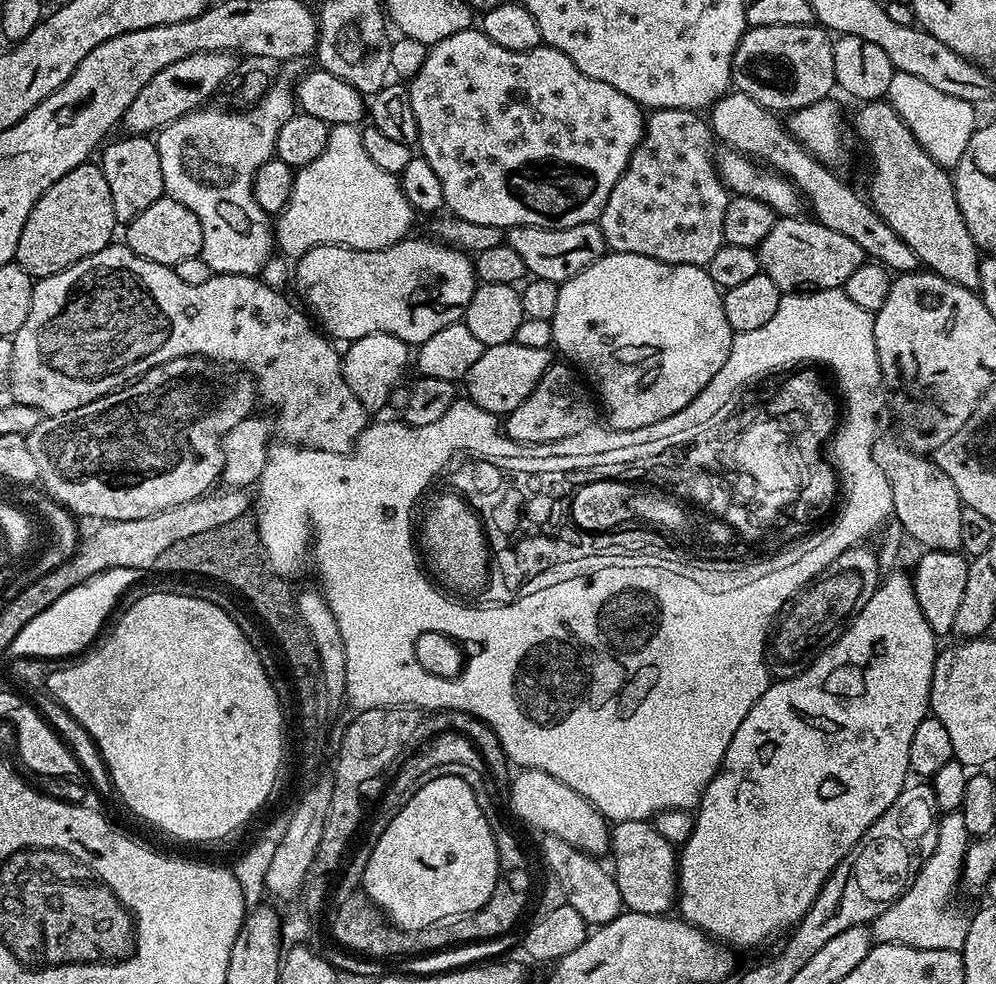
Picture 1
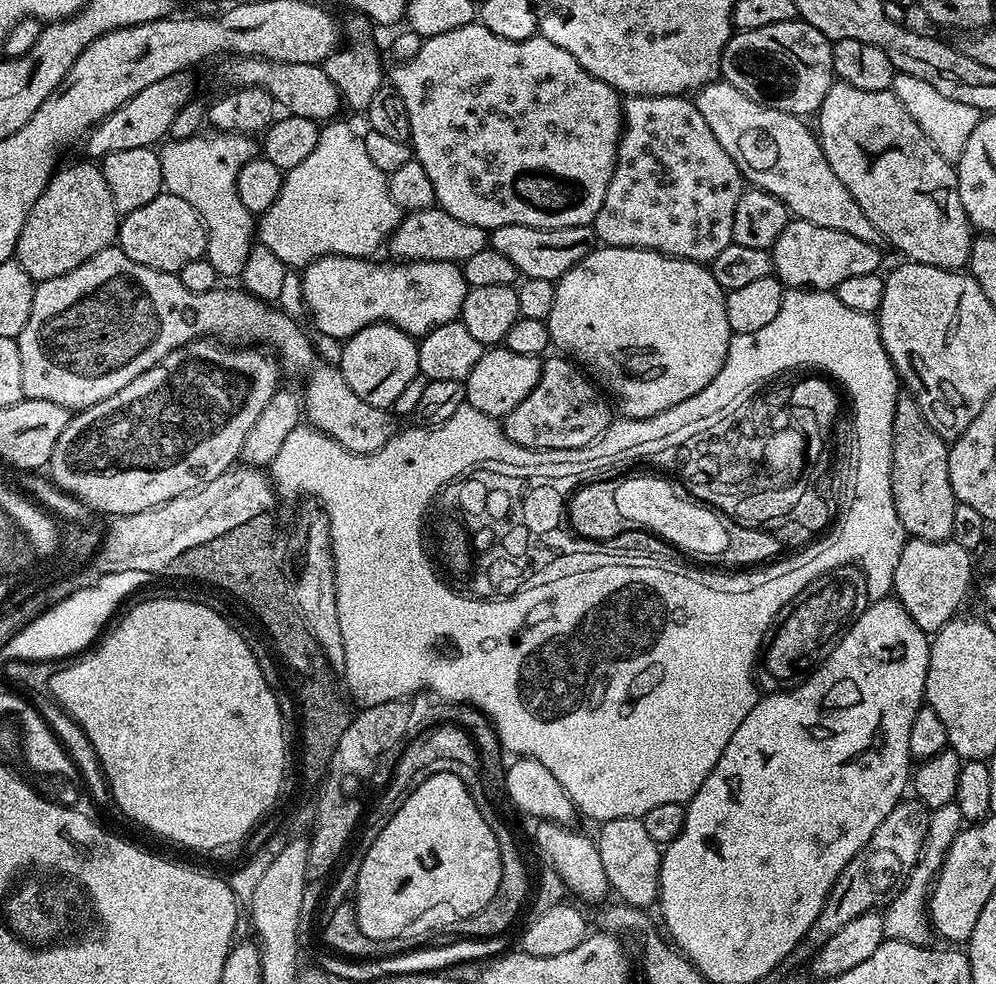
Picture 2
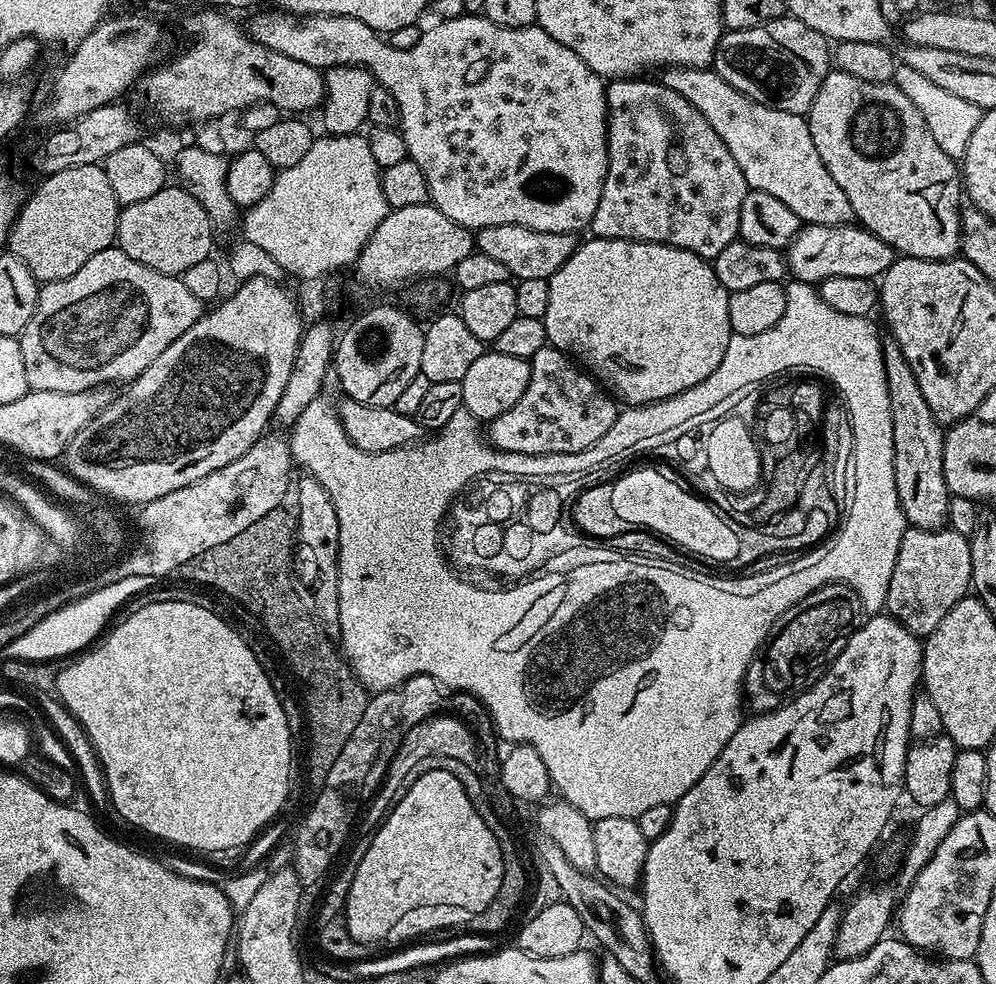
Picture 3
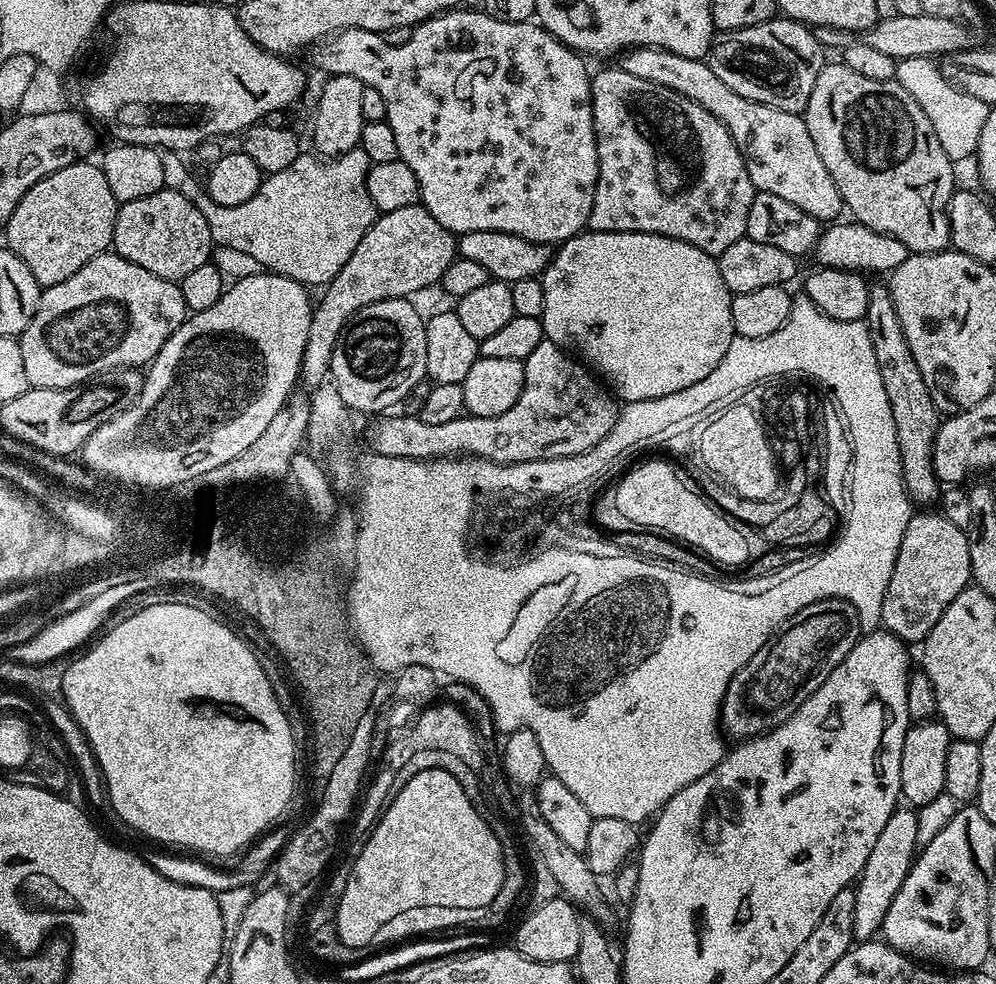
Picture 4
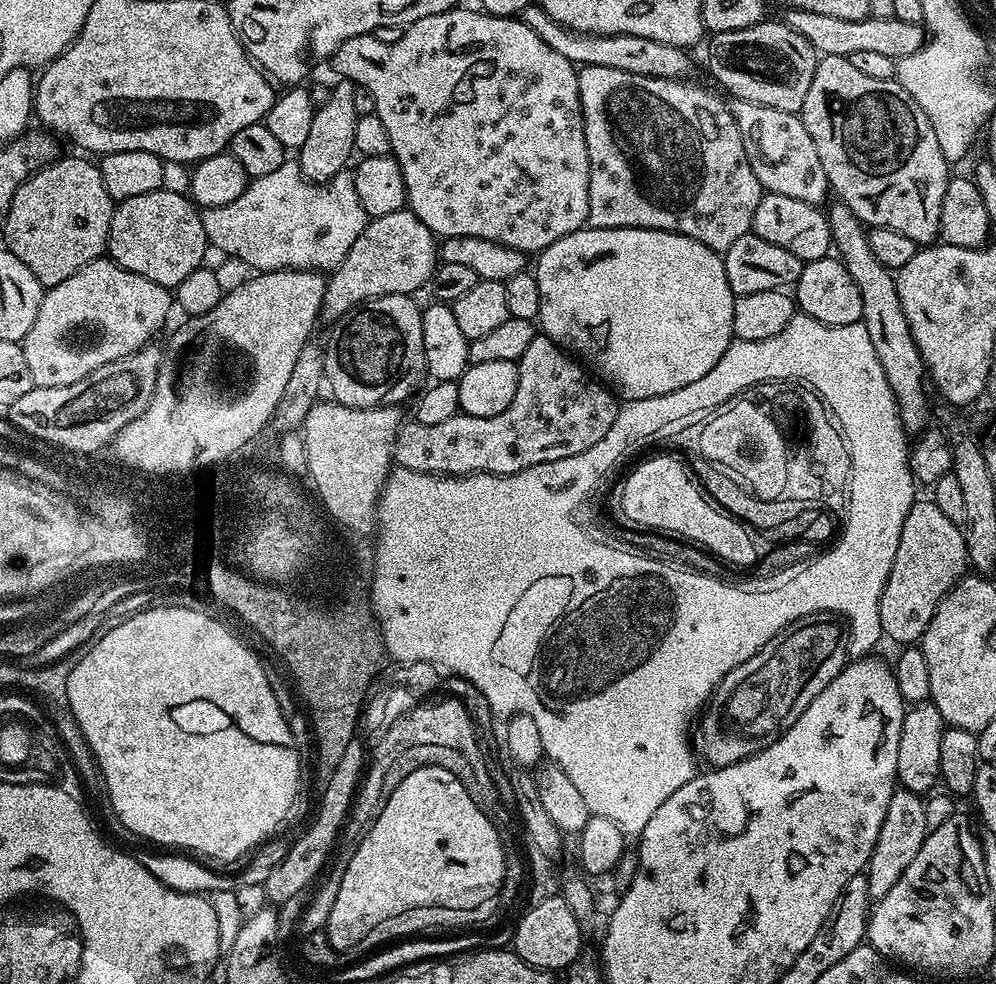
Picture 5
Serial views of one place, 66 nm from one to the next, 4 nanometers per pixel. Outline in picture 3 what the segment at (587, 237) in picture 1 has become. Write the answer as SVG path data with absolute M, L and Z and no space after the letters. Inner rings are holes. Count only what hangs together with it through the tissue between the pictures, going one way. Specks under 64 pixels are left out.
M517 224L486 226L475 229L474 232L475 251L502 262L502 266L506 266L509 277L516 280L526 278L547 280L562 267L566 258L570 258L570 254L574 254L577 243L577 237L570 232L539 232Z

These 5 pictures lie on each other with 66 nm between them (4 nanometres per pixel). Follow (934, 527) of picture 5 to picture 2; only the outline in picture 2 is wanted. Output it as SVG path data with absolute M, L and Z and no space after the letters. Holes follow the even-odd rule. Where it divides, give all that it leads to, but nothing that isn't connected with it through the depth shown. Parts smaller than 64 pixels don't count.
M912 538L905 543L894 570L892 592L923 632L940 632L942 626L946 626L963 609L960 607L972 584L972 559L973 553L958 546L951 538L938 542Z

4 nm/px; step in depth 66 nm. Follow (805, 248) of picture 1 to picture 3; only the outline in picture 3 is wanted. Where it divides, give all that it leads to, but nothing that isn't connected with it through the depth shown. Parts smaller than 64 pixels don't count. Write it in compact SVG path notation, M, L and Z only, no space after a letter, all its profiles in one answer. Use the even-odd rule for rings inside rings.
M856 222L838 226L804 224L786 249L789 273L813 286L819 286L830 278L880 278L897 258L897 252L889 244Z

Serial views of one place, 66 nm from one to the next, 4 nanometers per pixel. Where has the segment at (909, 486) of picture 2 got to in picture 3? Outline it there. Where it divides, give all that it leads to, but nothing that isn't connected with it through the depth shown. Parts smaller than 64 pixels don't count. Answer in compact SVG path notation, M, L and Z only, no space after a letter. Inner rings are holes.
M891 338L883 341L886 386L890 394L890 418L894 426L894 486L898 486L898 502L909 525L922 530L943 528L948 522L950 493L942 474L942 446L945 429L934 418L910 362Z

